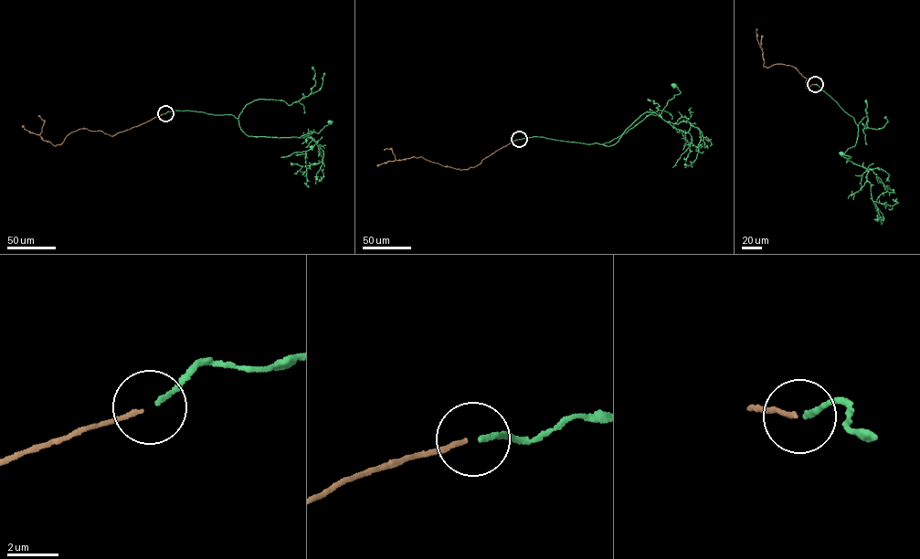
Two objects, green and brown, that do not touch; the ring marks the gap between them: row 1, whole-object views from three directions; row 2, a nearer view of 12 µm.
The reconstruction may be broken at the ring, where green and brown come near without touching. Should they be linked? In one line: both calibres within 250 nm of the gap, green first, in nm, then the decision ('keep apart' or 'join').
170/160 nm | join

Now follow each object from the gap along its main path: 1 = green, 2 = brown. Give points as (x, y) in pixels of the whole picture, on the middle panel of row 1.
1: (519, 139), (540, 136), (612, 145), (644, 113), (653, 112), (661, 116), (669, 100), (681, 92), (673, 86)
2: (518, 139), (473, 167), (460, 170), (420, 156), (396, 160), (391, 149), (384, 150)

